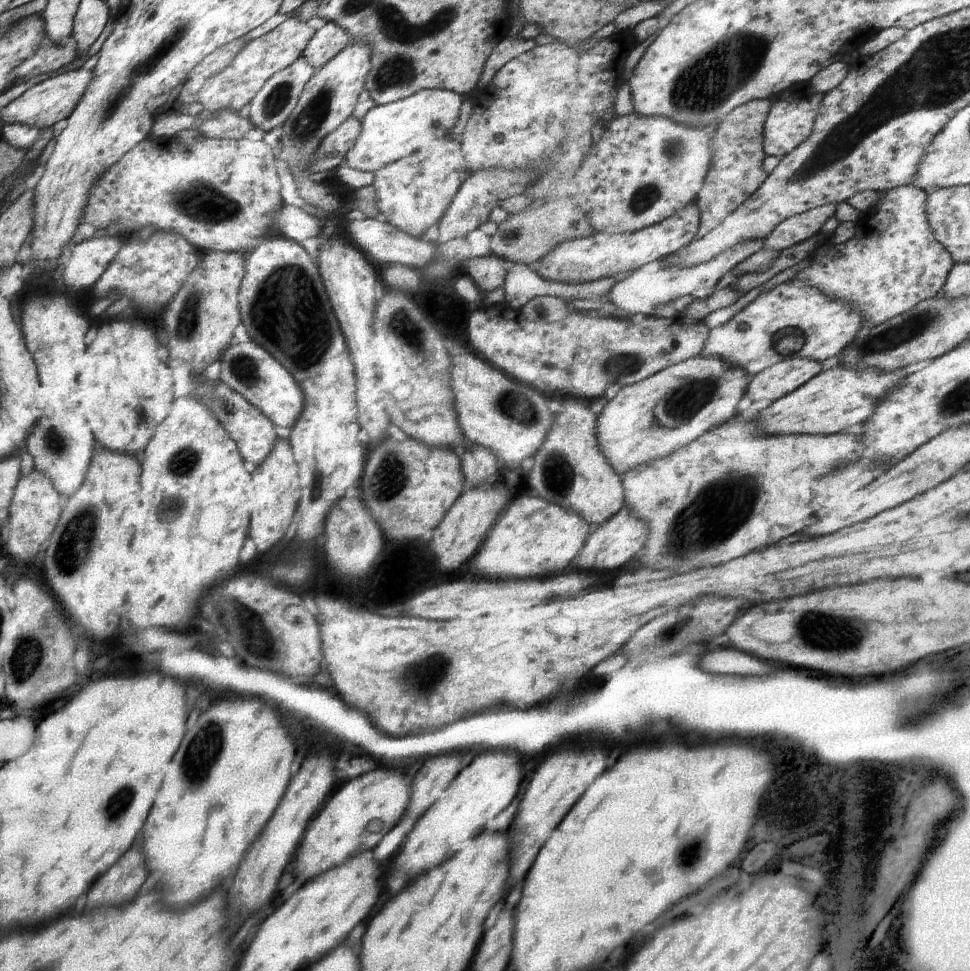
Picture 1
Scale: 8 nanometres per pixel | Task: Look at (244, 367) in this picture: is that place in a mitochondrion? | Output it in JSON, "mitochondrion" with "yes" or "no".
{"mitochondrion":"yes"}

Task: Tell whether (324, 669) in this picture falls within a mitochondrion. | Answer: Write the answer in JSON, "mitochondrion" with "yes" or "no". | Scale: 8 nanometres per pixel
{"mitochondrion":"no"}

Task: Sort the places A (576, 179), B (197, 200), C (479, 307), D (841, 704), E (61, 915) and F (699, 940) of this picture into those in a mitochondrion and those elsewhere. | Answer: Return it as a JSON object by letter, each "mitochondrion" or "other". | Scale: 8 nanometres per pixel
{"A":"other","B":"mitochondrion","C":"other","D":"other","E":"other","F":"other"}

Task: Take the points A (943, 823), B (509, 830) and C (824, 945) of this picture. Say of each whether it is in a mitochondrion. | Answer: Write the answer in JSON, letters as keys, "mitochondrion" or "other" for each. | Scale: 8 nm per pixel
{"A":"other","B":"other","C":"other"}

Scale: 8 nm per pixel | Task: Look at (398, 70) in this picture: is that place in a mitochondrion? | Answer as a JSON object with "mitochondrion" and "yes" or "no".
{"mitochondrion":"yes"}

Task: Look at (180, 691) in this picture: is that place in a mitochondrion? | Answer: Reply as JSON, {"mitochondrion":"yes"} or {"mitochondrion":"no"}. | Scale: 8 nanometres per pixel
{"mitochondrion":"no"}

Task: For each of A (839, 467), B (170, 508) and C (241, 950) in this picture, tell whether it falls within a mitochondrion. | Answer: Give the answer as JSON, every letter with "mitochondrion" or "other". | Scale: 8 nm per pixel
{"A":"mitochondrion","B":"mitochondrion","C":"other"}

